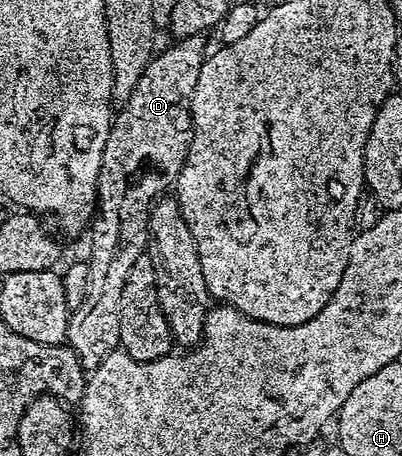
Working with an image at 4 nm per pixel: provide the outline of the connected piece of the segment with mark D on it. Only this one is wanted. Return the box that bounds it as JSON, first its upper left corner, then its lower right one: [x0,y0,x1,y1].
[65,36,208,370]

